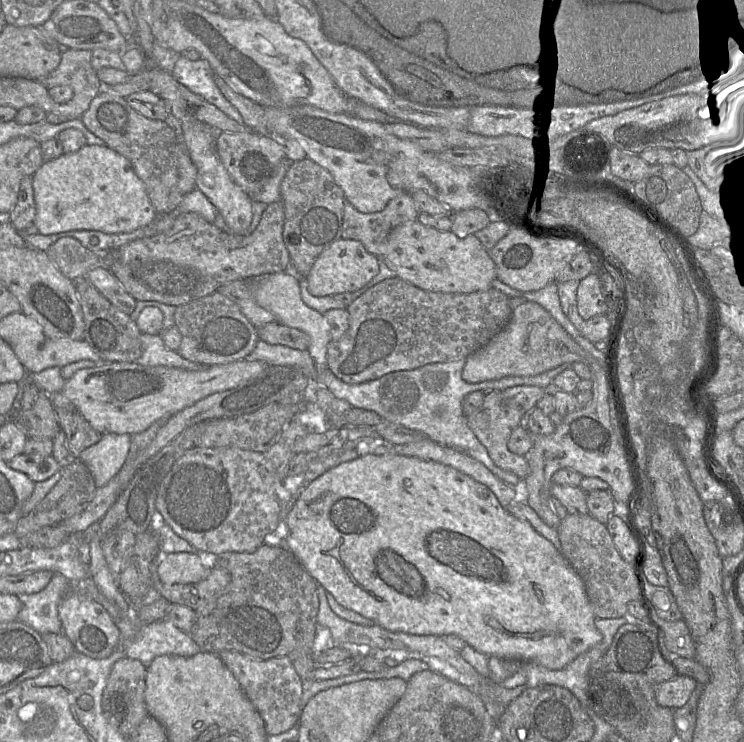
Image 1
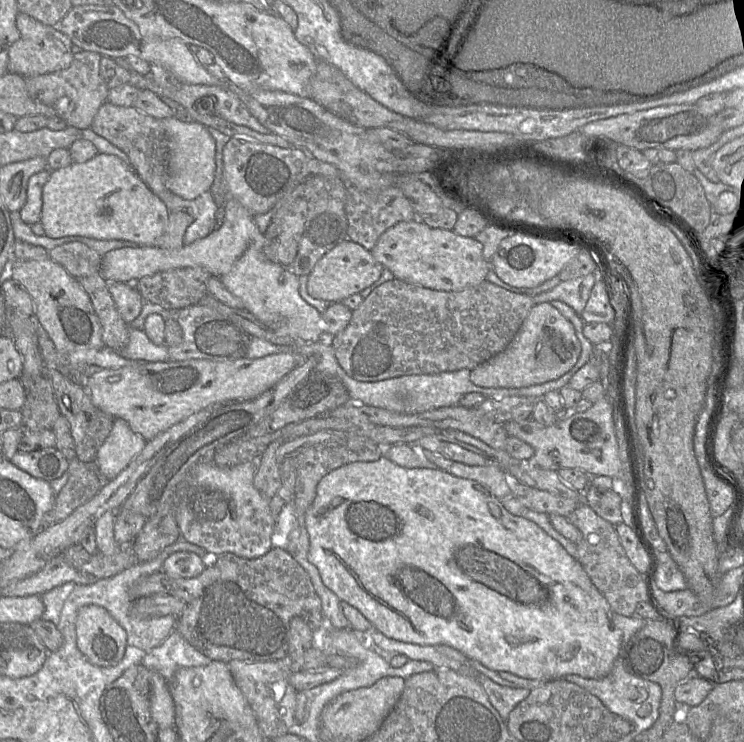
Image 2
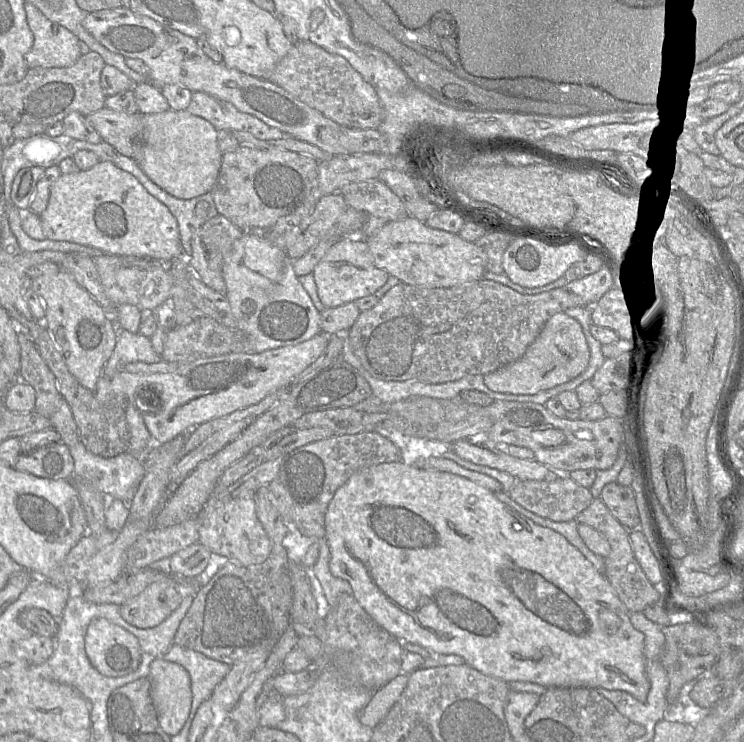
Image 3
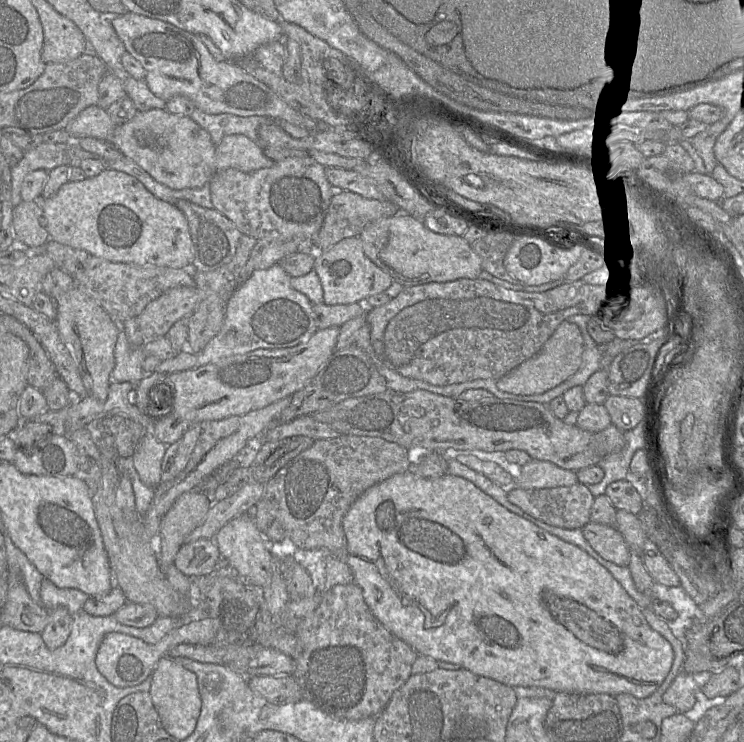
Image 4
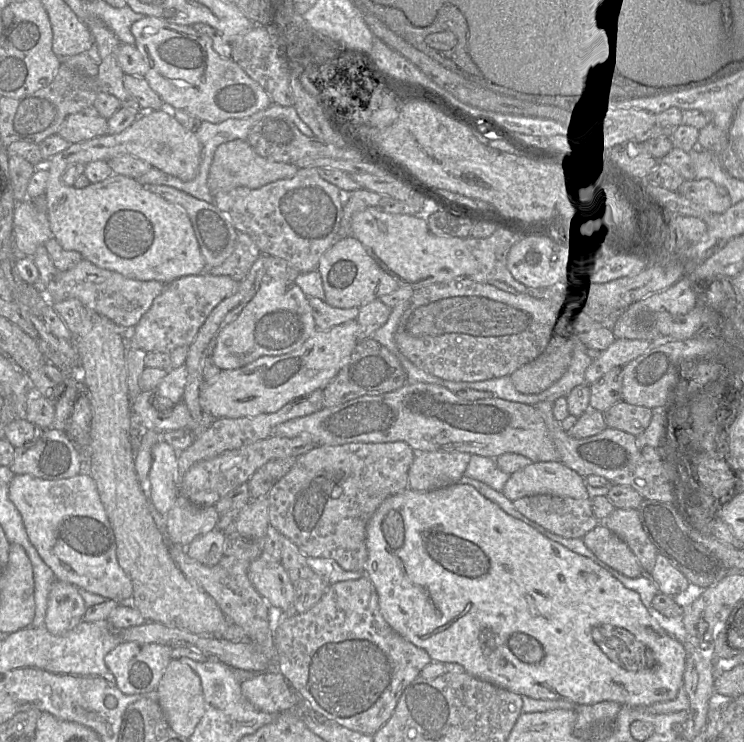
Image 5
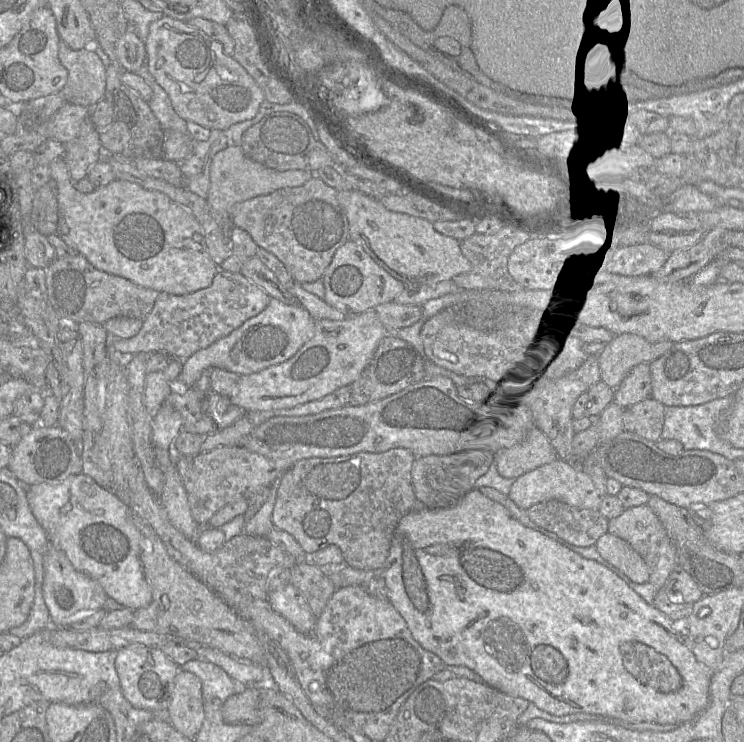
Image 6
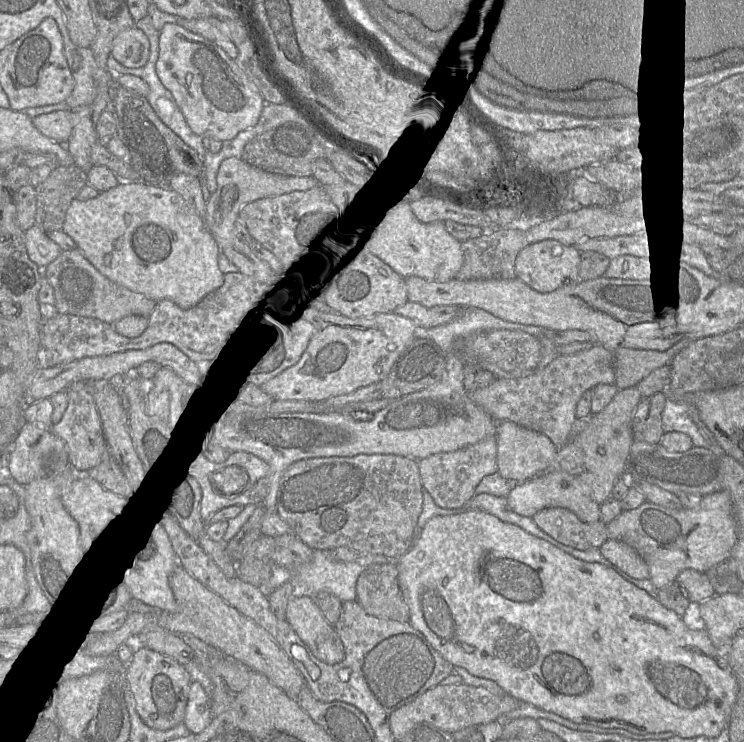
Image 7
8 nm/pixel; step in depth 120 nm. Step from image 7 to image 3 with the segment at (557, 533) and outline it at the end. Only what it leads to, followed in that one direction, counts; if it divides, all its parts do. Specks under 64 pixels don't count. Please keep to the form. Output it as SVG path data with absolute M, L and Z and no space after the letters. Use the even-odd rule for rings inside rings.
M560 475L554 481L517 480L507 493L525 509L538 516L556 522L575 520L593 500L589 488L579 485L568 475Z

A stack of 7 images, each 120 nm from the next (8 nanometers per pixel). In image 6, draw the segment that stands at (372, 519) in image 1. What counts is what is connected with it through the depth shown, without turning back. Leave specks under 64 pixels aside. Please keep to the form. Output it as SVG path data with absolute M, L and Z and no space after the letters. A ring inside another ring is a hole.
M474 486L444 505L416 507L403 516L394 531L381 573L389 602L403 617L412 637L421 647L437 655L446 666L465 666L477 673L486 685L512 697L532 702L552 715L582 712L597 715L601 718L599 721L617 725L639 722L679 725L695 718L709 703L713 672L696 659L690 649L688 636L677 633L672 628L670 618L654 605L648 604L614 572L524 526L504 506L489 499Z

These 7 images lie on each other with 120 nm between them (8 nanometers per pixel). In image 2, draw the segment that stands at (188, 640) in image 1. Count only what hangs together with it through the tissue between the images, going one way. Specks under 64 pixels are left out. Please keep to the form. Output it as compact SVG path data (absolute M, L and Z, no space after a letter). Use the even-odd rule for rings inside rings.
M174 629L160 645L146 652L140 665L171 682L178 669L206 666L211 662L211 659L196 650Z

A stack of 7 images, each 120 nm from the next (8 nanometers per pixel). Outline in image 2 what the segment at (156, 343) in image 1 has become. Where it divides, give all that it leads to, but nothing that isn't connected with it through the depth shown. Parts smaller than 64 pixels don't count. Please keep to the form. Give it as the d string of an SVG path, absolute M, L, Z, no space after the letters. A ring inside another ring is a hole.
M130 327L128 344L118 352L129 360L165 362L170 360L168 346L154 344L143 330Z

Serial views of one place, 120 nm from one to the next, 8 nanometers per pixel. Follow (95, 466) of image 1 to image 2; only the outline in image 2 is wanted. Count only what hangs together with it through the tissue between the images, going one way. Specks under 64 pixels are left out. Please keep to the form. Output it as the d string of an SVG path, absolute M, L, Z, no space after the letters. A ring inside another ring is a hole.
M115 418L110 434L97 451L94 463L108 481L127 467L146 442L141 435L132 431L125 420Z

